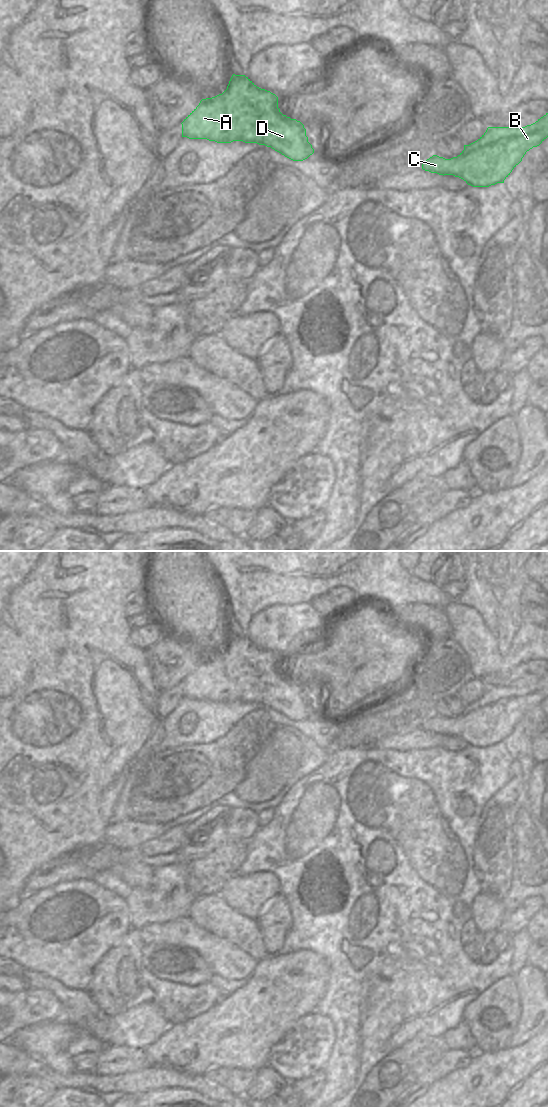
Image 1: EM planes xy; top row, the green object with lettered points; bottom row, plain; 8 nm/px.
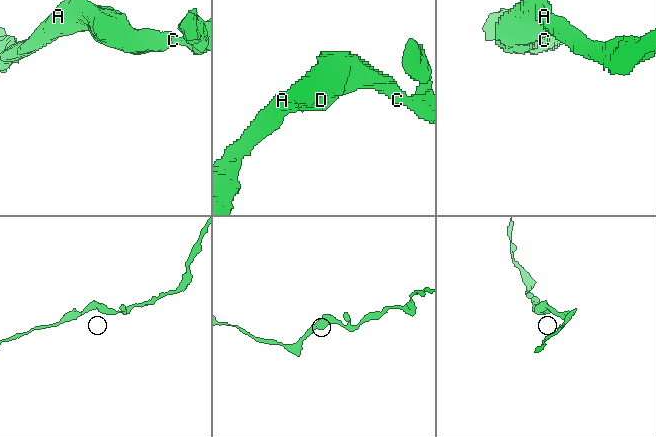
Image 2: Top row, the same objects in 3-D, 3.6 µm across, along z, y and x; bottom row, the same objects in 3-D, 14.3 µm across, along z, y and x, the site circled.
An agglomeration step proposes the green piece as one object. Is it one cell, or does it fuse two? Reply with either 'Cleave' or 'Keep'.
Keep.

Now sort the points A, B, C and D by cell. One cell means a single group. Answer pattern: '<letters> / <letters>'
A B C D

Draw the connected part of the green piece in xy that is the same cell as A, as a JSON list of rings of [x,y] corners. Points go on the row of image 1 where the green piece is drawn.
[[[233,74],[222,94],[202,99],[181,124],[182,137],[189,139],[207,139],[217,143],[257,143],[271,147],[293,161],[303,161],[314,153],[304,125],[283,115],[278,108],[278,97],[257,87],[245,75]]]

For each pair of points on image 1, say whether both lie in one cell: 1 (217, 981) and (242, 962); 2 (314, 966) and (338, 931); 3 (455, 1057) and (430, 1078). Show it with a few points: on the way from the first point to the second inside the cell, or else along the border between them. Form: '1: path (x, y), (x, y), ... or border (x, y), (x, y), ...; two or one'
1: border (214, 974), (231, 980), (246, 977); two
2: border (298, 950), (318, 953), (327, 962), (330, 977); two
3: path (449, 1063), (436, 1073); one

